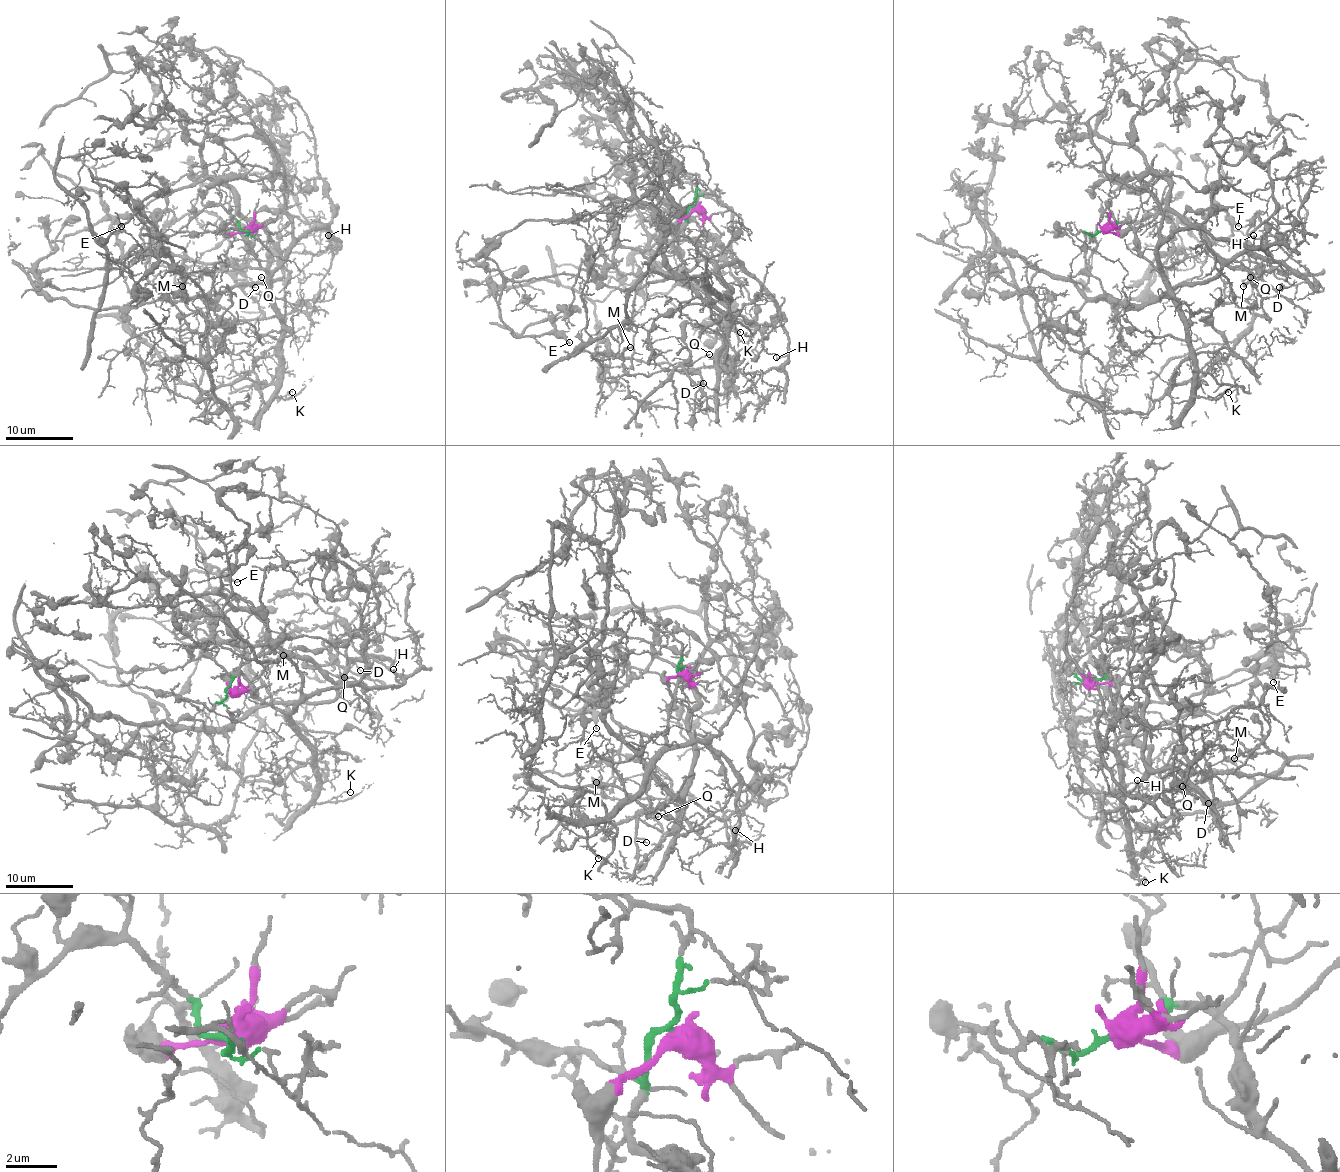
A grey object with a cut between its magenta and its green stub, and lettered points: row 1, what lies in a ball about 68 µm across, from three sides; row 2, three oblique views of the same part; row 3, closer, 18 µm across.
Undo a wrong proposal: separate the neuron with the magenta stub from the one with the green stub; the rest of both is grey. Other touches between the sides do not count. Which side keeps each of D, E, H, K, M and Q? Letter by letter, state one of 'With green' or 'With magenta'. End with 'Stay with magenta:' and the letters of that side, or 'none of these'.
D: With magenta
E: With green
H: With green
K: With green
M: With green
Q: With magenta
Stay with magenta: D, Q

